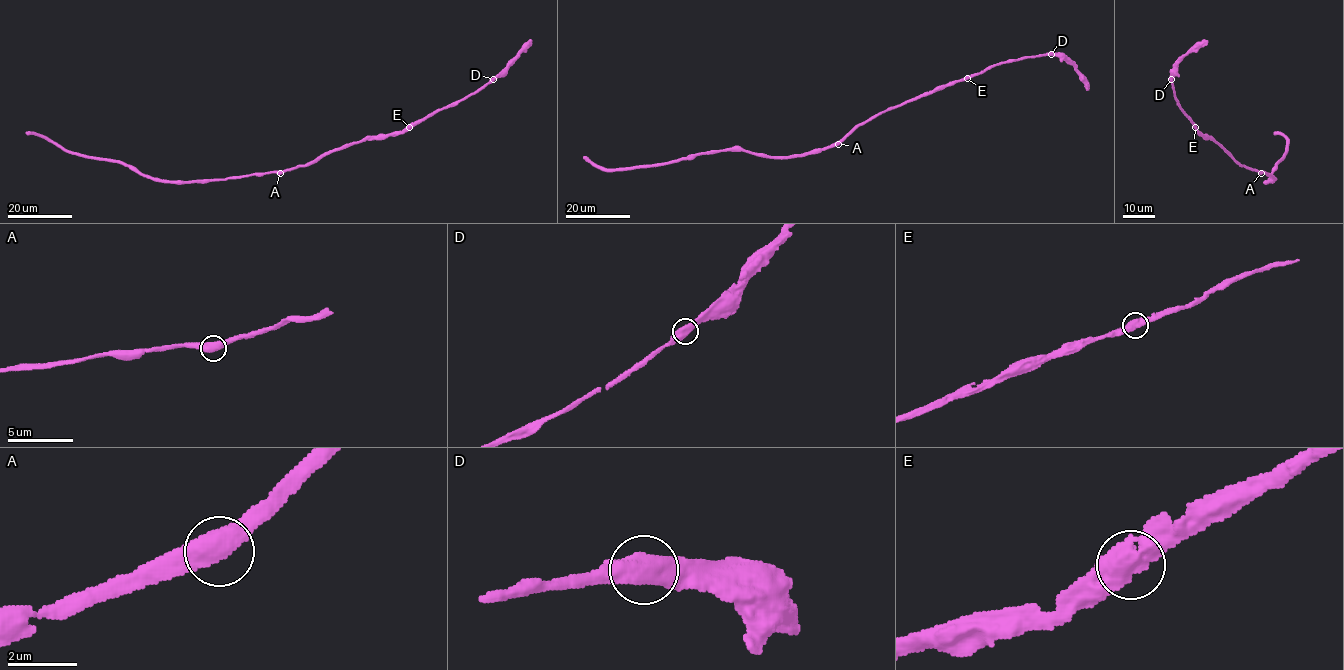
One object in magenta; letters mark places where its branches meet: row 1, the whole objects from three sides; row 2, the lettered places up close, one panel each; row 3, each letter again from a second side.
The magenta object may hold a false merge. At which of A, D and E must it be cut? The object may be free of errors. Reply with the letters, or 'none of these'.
none of these

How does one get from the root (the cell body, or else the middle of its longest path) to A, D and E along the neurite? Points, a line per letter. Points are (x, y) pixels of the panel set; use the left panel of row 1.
A: (299, 166), (280, 173)
D: (299, 166), (352, 143), (406, 131), (428, 116), (478, 91), (493, 79)
E: (299, 166), (350, 144), (395, 135), (409, 127)

